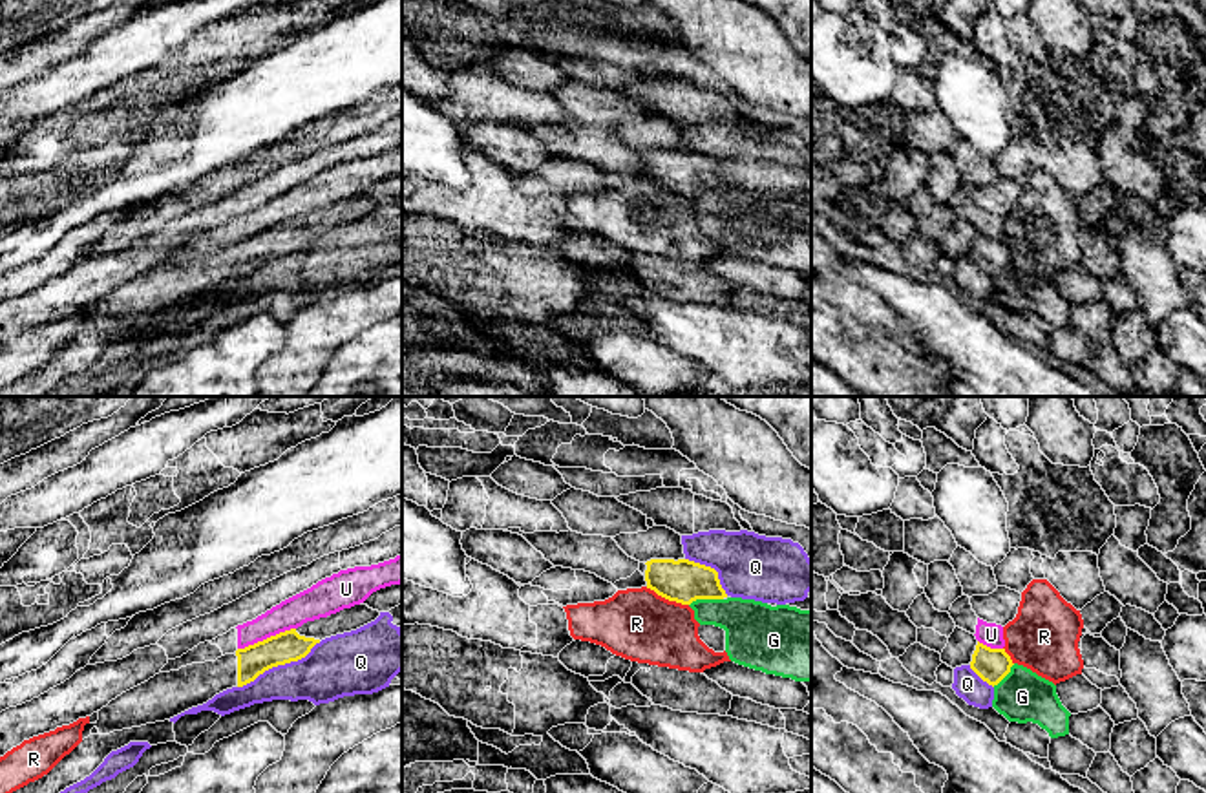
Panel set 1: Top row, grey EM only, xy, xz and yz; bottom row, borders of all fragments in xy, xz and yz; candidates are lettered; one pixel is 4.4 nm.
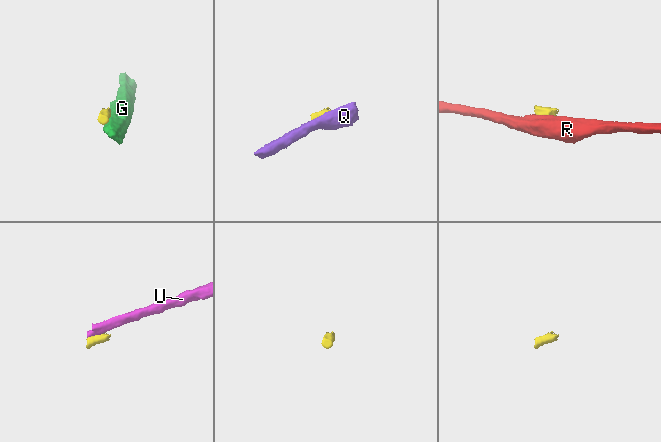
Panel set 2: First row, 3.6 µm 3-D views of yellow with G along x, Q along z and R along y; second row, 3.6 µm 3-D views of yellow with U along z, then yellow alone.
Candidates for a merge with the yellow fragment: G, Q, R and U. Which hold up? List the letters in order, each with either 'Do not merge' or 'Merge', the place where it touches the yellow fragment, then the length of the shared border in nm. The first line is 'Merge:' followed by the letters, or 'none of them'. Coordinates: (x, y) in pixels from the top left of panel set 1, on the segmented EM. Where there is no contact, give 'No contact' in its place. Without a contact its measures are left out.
Merge: none of them
G: Do not merge. Touches yellow at xz (706, 598). Shared border 160 nm
Q: Do not merge. Touches yellow at xy (278, 664). Shared border 420 nm
R: Do not merge. Touches yellow at xz (667, 598). Shared border 200 nm
U: Do not merge. Touches yellow at xy (267, 638). Shared border 280 nm

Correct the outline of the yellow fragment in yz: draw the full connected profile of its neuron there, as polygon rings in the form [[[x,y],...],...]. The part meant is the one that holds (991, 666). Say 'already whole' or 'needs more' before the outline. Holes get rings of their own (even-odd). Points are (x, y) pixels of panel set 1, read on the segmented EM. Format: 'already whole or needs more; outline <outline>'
already whole; outline [[[979,641],[970,661],[970,669],[992,687],[1010,672],[1012,665],[1014,663],[1005,649],[990,649]]]

